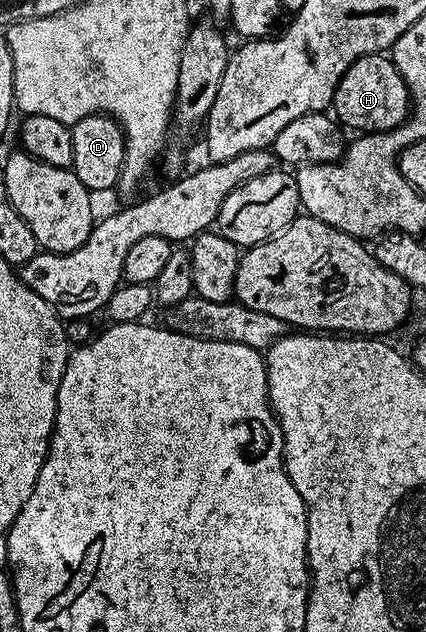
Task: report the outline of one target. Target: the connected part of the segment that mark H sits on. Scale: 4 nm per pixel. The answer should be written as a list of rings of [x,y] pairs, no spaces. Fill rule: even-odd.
[[[378,54],[362,56],[353,62],[344,72],[335,90],[333,101],[333,115],[344,129],[359,128],[360,133],[386,132],[399,127],[409,115],[409,97],[407,83],[401,78],[401,74],[395,69],[395,64],[386,55]]]

